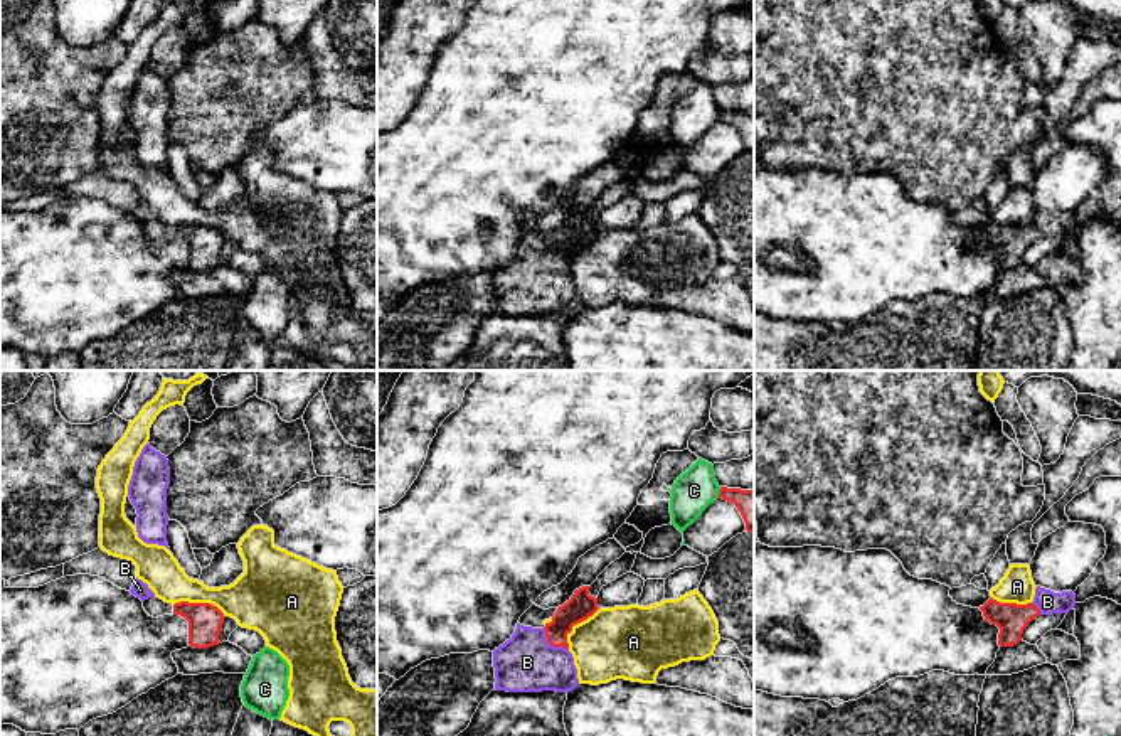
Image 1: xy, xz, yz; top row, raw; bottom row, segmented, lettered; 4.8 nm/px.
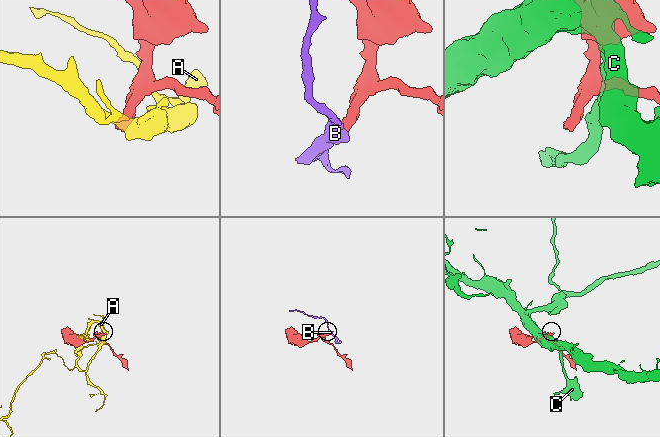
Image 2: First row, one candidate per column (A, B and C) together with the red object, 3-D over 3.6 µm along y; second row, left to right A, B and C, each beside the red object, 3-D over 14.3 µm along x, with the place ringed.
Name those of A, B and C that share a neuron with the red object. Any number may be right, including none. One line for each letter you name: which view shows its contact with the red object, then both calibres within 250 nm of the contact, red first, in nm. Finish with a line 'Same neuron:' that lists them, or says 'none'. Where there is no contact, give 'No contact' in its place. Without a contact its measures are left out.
B: Touches red in xz. Thickness 130 nm (red) against 280 nm
Same neuron: B

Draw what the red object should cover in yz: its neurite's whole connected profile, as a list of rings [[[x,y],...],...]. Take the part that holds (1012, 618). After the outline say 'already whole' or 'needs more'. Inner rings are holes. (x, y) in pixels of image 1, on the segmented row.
[[[1037,586],[1032,603],[1000,603],[990,598],[980,610],[985,620],[1000,628],[998,645],[1013,647],[1022,640],[1027,625],[1039,615],[1069,613],[1074,606],[1076,595],[1072,591],[1054,593]]]; needs more

